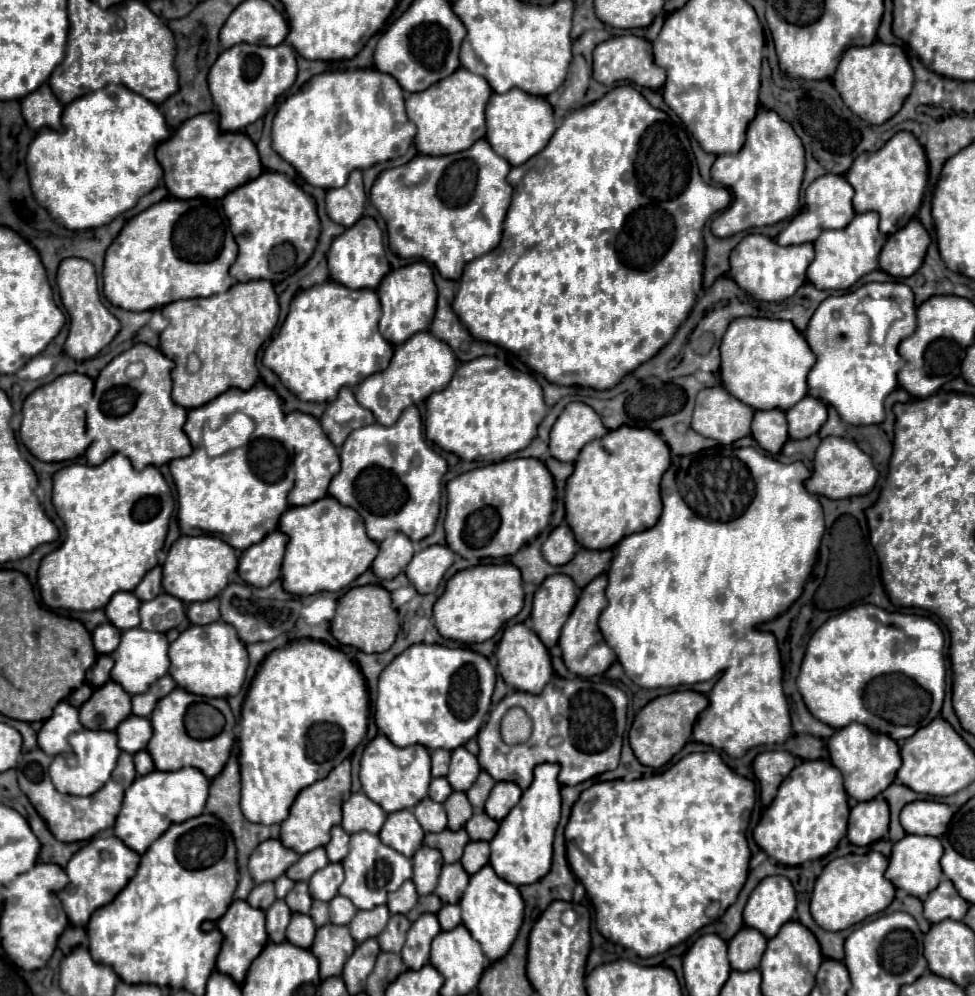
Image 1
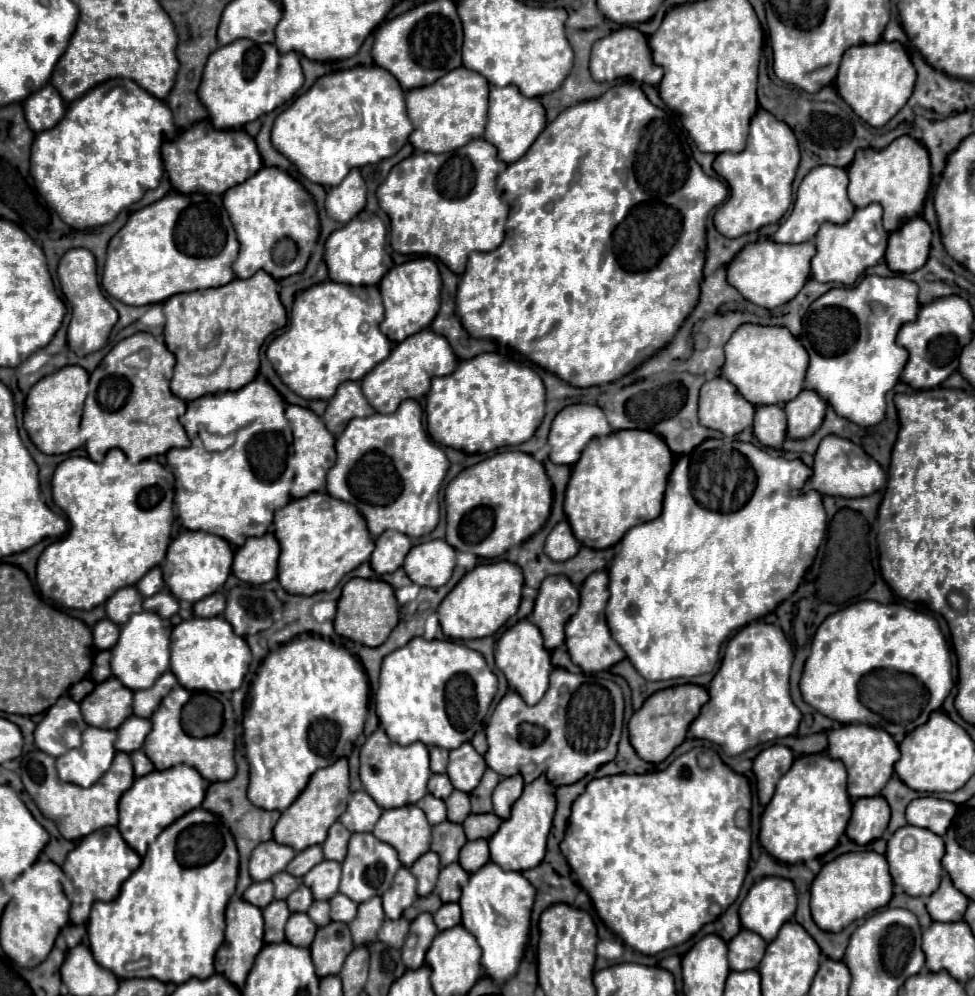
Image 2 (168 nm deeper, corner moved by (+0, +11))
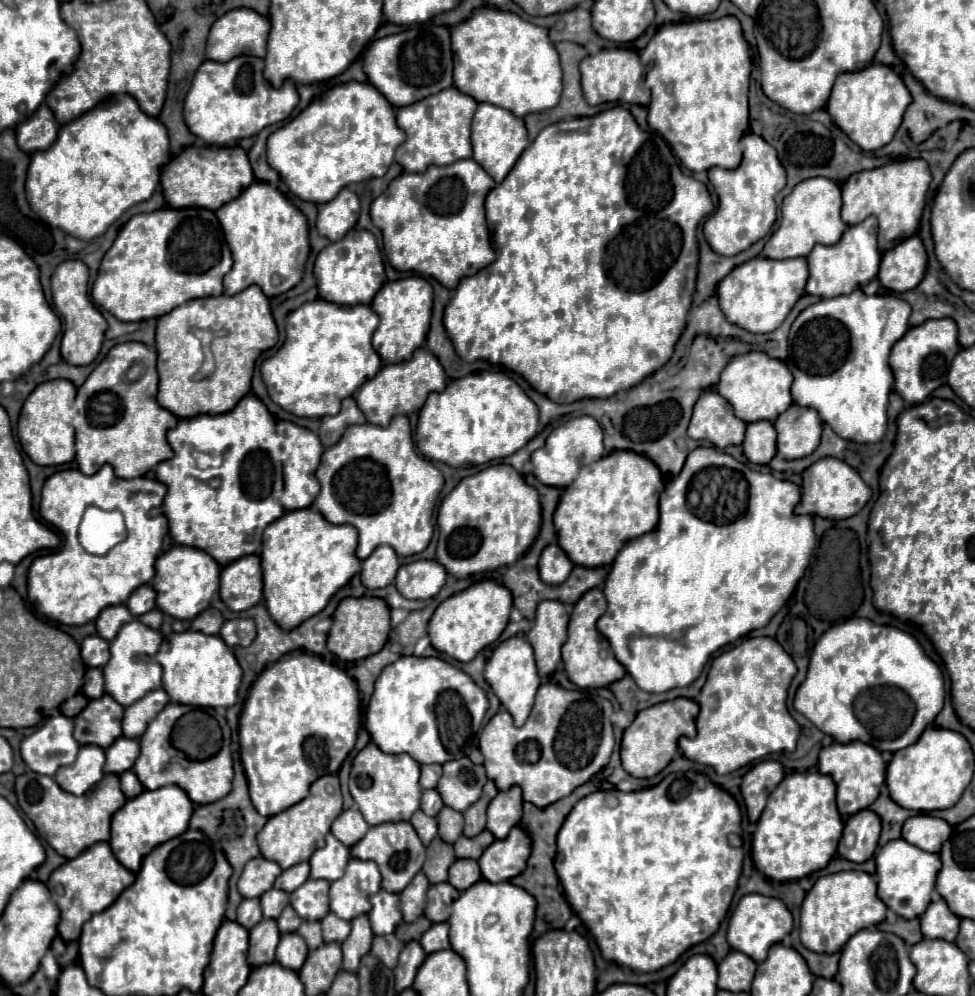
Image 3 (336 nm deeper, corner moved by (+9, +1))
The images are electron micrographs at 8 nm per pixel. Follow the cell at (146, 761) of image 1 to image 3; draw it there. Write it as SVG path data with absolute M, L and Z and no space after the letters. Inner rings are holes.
M127 770L127 772L123 772L123 774L119 776L119 780L121 780L121 790L125 792L127 798L133 798L133 796L137 796L137 792L143 792L143 784L141 784L139 778L135 776L135 772Z

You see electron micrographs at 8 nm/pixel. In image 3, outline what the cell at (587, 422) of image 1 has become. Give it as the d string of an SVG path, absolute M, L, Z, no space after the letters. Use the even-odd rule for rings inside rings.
M579 416L579 418L567 420L559 428L555 428L549 434L549 438L545 440L545 444L533 452L531 464L533 464L533 474L537 476L539 482L543 482L547 486L565 488L577 476L581 464L599 460L603 456L605 456L605 448L603 448L603 432L601 432L599 422L591 416Z

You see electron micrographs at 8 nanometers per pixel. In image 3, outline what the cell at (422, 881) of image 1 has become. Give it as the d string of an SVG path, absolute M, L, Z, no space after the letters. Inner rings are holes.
M419 872L411 880L411 884L399 894L401 896L401 912L403 912L405 922L415 922L423 914L427 890L429 890L429 880L423 872Z

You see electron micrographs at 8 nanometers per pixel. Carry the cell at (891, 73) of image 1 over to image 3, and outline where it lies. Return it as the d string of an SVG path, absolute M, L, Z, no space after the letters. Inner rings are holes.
M869 64L859 72L841 72L837 76L827 102L827 112L855 144L859 144L863 150L877 150L891 142L909 100L909 90L889 66Z

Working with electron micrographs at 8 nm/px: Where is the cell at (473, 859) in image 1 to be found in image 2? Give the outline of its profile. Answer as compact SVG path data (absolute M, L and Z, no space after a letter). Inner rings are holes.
M472 840L466 842L466 846L460 850L460 866L474 874L474 870L482 868L486 862L490 862L490 854L488 854L488 842L486 840Z

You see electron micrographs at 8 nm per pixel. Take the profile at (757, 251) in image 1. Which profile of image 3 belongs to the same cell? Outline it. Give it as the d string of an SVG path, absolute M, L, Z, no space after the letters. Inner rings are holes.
M751 258L733 272L729 272L717 286L719 306L725 312L727 320L755 334L773 332L795 306L795 302L805 294L805 282L809 278L807 260L805 258L787 258L787 260L771 260L771 258Z

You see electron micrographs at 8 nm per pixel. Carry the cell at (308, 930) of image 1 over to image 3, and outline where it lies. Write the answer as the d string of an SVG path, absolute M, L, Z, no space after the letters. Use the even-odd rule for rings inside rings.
M289 932L281 936L281 944L277 946L277 962L285 968L293 968L295 972L301 968L305 962L309 948L305 940L297 932Z

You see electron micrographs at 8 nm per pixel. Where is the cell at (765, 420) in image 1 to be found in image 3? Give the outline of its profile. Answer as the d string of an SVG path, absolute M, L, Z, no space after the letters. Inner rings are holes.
M759 420L747 424L747 434L743 440L743 452L753 464L769 464L775 456L775 438L777 432L771 422Z

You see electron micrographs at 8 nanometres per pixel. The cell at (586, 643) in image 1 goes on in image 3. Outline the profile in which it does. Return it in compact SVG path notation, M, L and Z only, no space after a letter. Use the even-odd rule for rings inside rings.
M593 588L579 598L579 602L573 606L571 612L569 638L563 644L563 666L569 680L579 688L603 688L625 676L625 668L615 660L609 642L605 640L605 636L601 636L601 632L595 626L597 620L605 614L605 608L607 602L601 588Z

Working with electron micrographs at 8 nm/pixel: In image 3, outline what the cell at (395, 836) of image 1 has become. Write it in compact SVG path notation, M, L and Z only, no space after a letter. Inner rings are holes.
M385 822L385 824L371 826L365 838L351 848L351 854L361 860L373 860L379 864L383 876L381 886L387 892L401 892L425 862L425 846L421 844L411 822Z

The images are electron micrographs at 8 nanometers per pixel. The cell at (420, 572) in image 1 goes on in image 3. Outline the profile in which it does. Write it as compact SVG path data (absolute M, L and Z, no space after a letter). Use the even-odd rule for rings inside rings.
M415 560L403 564L397 572L397 590L411 600L433 598L445 584L447 572L437 560Z

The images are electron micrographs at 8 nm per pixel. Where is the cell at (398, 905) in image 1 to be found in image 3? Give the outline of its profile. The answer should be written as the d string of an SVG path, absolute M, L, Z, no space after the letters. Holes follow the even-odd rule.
M379 890L377 896L373 896L371 904L373 904L373 908L369 912L369 920L371 920L373 932L379 936L391 934L403 918L401 906L399 906L399 894Z

